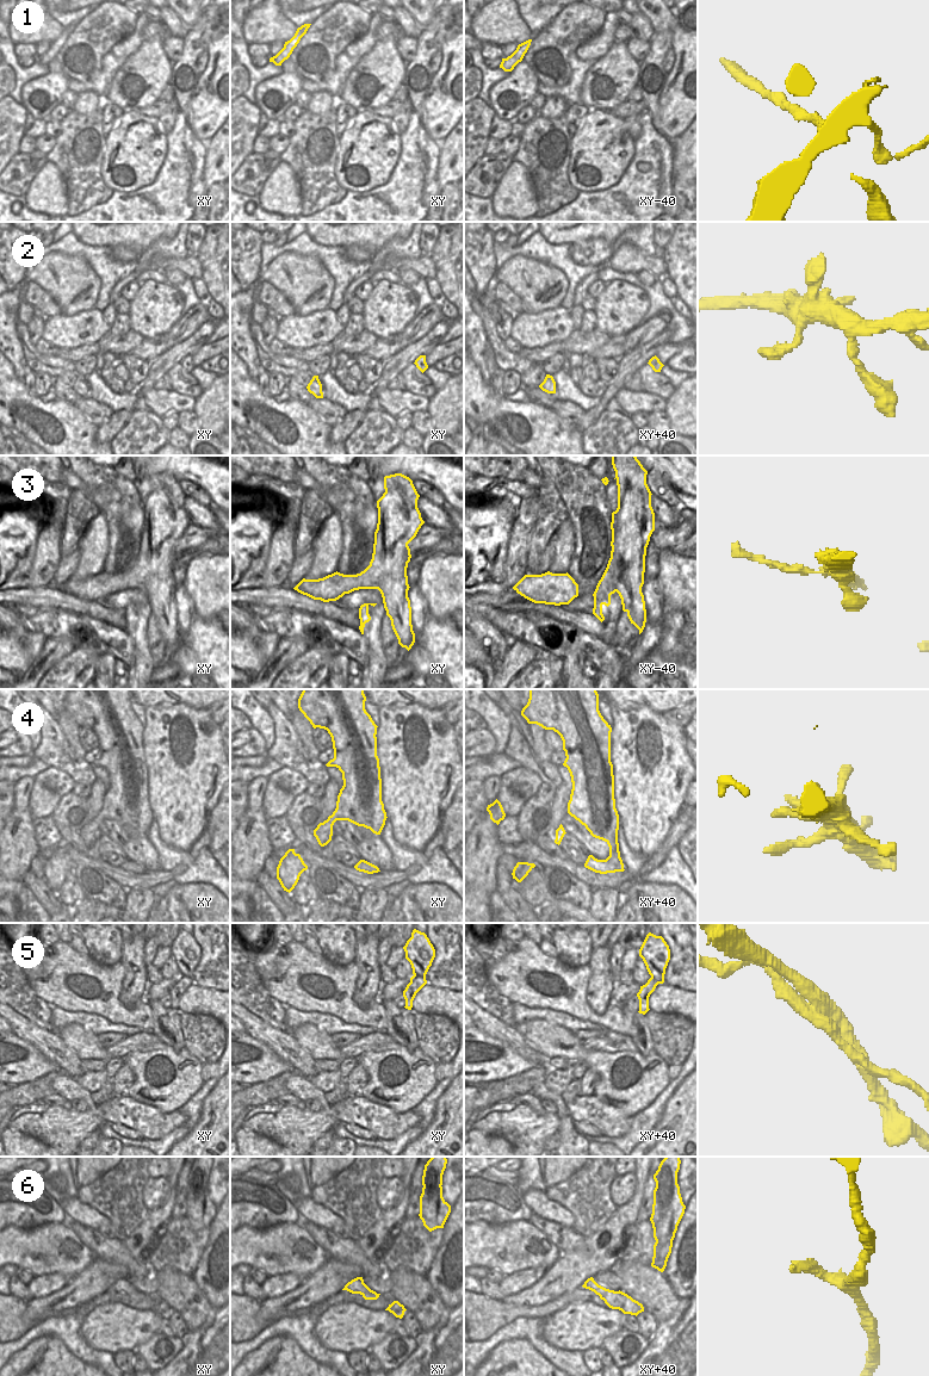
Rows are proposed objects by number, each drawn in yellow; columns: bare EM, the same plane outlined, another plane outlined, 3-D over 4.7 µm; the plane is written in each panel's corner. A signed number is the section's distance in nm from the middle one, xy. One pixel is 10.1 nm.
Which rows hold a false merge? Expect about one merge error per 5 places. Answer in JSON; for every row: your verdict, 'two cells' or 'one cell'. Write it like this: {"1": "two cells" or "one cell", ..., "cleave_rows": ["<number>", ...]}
{"1": "one cell", "2": "one cell", "3": "two cells", "4": "one cell", "5": "two cells", "6": "one cell", "cleave_rows": ["3", "5"]}

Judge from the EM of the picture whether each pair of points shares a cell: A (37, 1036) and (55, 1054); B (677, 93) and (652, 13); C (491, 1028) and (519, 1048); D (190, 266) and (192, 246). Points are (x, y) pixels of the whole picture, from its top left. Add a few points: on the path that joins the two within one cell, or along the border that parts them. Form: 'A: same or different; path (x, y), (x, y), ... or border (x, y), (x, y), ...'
A: same; path (42, 1041), (50, 1049)
B: same; path (685, 72), (685, 45), (674, 29)
C: same; path (499, 1029), (512, 1041)
D: different; border (189, 253), (194, 255)

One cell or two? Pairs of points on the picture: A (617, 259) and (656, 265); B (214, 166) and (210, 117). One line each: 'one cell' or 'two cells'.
A: one cell
B: two cells

